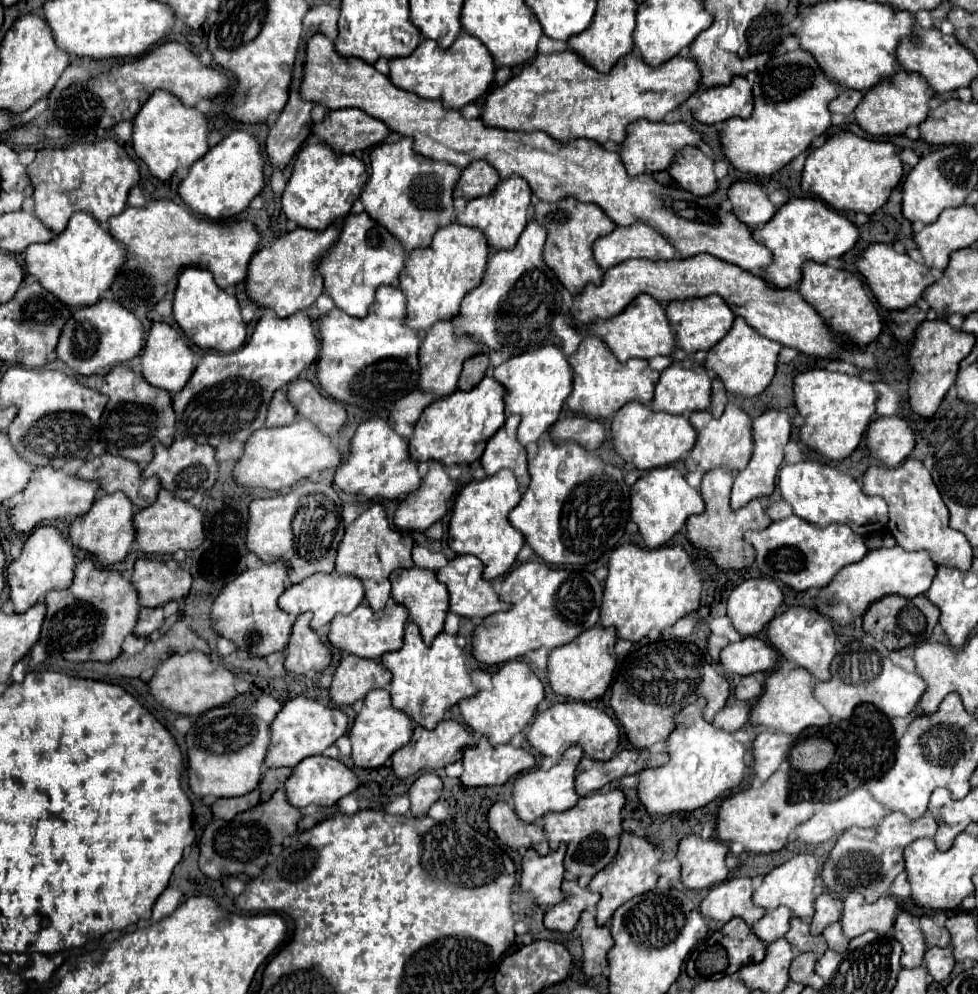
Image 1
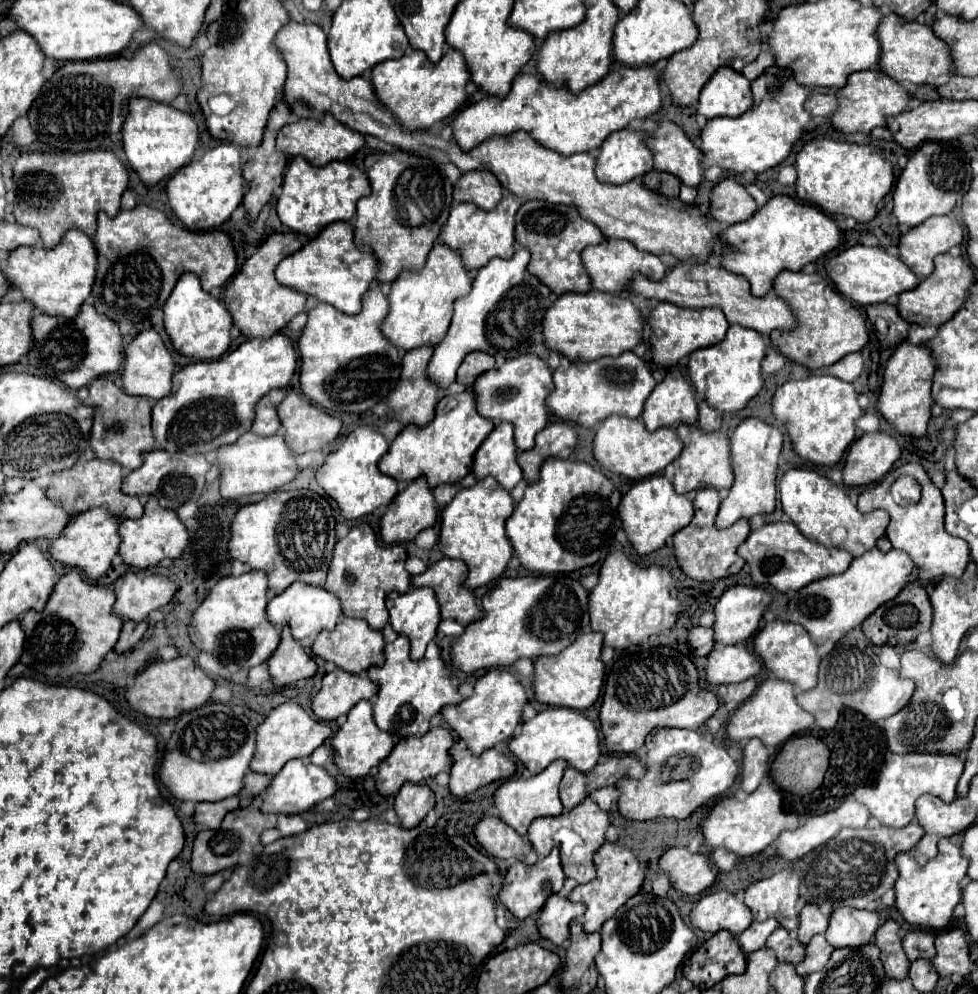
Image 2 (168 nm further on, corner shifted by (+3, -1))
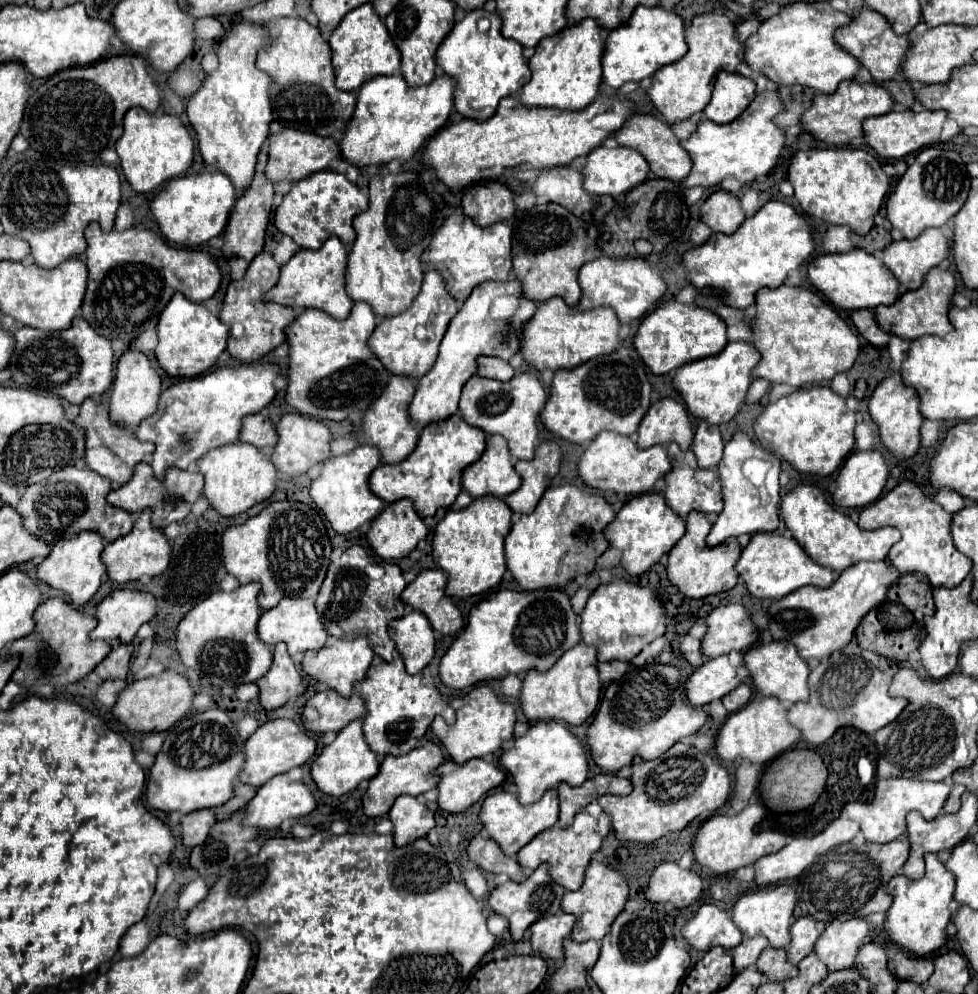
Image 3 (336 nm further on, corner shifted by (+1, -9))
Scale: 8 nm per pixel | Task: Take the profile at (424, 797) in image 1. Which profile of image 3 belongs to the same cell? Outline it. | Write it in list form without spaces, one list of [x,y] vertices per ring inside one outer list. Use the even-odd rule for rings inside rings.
[[[413,796],[397,798],[387,816],[393,822],[393,840],[397,846],[405,846],[419,838],[425,838],[429,830],[435,828],[433,812]]]

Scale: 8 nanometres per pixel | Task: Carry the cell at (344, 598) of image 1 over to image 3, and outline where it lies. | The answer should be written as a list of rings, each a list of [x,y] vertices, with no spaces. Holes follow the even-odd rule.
[[[285,598],[275,608],[265,610],[257,624],[257,636],[269,646],[275,646],[277,642],[285,642],[287,652],[291,656],[297,652],[307,652],[307,650],[317,652],[327,642],[327,634],[325,634],[325,628],[321,626],[321,620],[317,618],[313,600],[301,600],[301,598]]]

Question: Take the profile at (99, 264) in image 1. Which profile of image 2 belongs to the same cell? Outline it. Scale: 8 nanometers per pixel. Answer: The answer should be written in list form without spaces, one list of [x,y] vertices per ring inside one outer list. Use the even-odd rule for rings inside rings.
[[[69,230],[55,248],[43,246],[21,246],[9,254],[7,268],[3,270],[13,286],[19,286],[23,298],[31,300],[37,310],[47,314],[59,314],[65,318],[75,318],[81,304],[93,290],[97,276],[97,250],[93,238],[83,230]]]

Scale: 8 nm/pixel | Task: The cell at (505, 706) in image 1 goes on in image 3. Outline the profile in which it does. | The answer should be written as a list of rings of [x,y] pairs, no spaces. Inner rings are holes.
[[[477,686],[463,698],[463,706],[457,710],[457,722],[453,726],[447,726],[445,720],[437,716],[431,724],[431,730],[441,740],[441,744],[447,748],[453,762],[463,764],[471,758],[493,754],[503,746],[503,742],[513,740],[513,726],[515,726],[513,706],[503,702],[493,692],[491,686]]]

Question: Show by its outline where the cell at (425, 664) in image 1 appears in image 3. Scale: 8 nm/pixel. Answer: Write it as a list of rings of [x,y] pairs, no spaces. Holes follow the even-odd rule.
[[[395,660],[395,662],[377,662],[367,670],[367,676],[361,682],[355,682],[355,690],[359,692],[359,696],[365,702],[365,718],[363,718],[363,734],[365,734],[365,742],[369,744],[369,748],[377,754],[377,756],[401,756],[407,754],[409,750],[415,748],[417,740],[425,736],[427,728],[431,726],[433,718],[437,714],[441,714],[445,718],[447,724],[453,724],[455,712],[449,708],[449,704],[439,696],[439,692],[433,686],[425,686],[421,684],[421,674],[407,674],[403,660]]]

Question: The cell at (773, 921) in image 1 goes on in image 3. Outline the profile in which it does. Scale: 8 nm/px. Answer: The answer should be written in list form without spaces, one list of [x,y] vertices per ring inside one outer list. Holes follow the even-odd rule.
[[[755,936],[755,938],[743,938],[743,942],[731,950],[733,956],[733,968],[735,972],[741,972],[749,966],[755,964],[755,960],[759,958],[759,954],[769,946],[769,942],[765,942],[765,938]]]

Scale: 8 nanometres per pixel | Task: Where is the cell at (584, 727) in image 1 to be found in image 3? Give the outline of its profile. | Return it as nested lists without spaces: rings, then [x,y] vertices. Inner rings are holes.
[[[543,720],[529,726],[529,730],[521,738],[515,738],[513,746],[501,754],[499,764],[513,776],[521,804],[537,802],[549,788],[555,788],[559,782],[581,786],[587,778],[587,756],[583,746],[561,722],[555,720]]]

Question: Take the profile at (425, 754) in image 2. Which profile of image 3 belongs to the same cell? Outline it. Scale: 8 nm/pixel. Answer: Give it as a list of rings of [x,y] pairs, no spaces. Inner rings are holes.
[[[425,742],[421,748],[415,748],[405,756],[385,756],[377,776],[371,778],[369,788],[363,794],[363,812],[367,816],[385,816],[391,810],[395,798],[399,798],[403,794],[419,796],[419,794],[435,788],[437,780],[439,780],[435,770],[441,762],[443,762],[443,752],[433,742]]]

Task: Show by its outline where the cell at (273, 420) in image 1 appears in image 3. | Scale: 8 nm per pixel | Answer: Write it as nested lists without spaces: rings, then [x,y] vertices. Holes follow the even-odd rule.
[[[253,414],[253,416],[245,416],[241,420],[241,432],[239,432],[239,442],[263,448],[263,450],[271,450],[277,442],[277,432],[271,424],[269,418],[265,418],[263,414]]]

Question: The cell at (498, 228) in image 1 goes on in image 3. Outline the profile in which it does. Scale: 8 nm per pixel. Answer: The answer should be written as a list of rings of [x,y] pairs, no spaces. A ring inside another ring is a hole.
[[[451,214],[443,222],[441,230],[433,234],[427,250],[421,254],[421,262],[433,264],[433,268],[443,276],[447,292],[457,302],[465,302],[473,288],[483,282],[507,280],[511,270],[511,228],[507,222],[481,228],[465,214]]]

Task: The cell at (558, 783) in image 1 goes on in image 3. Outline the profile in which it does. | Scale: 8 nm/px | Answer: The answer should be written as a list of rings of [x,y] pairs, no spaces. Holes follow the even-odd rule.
[[[555,790],[545,792],[545,796],[541,800],[537,800],[535,804],[529,804],[529,806],[519,804],[515,794],[495,792],[495,794],[489,794],[485,798],[485,802],[481,806],[481,812],[479,812],[479,820],[481,820],[487,836],[501,846],[503,854],[509,854],[509,856],[515,856],[539,832],[555,826],[557,818],[559,818],[559,798],[557,798]]]

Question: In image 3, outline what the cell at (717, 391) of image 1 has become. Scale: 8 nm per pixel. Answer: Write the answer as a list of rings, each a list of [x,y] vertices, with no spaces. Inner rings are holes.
[[[699,422],[691,450],[695,452],[697,464],[701,468],[717,466],[723,456],[723,438],[721,438],[719,428],[709,426],[707,422]]]

